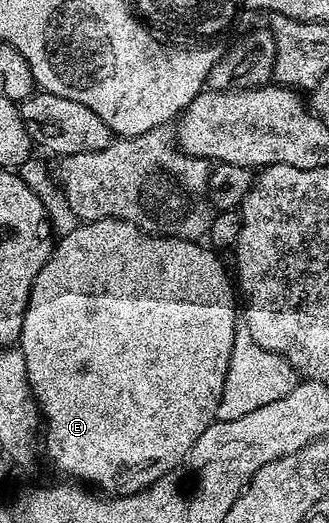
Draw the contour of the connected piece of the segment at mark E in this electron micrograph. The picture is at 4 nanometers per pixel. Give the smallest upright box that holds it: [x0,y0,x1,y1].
[18,219,238,496]

